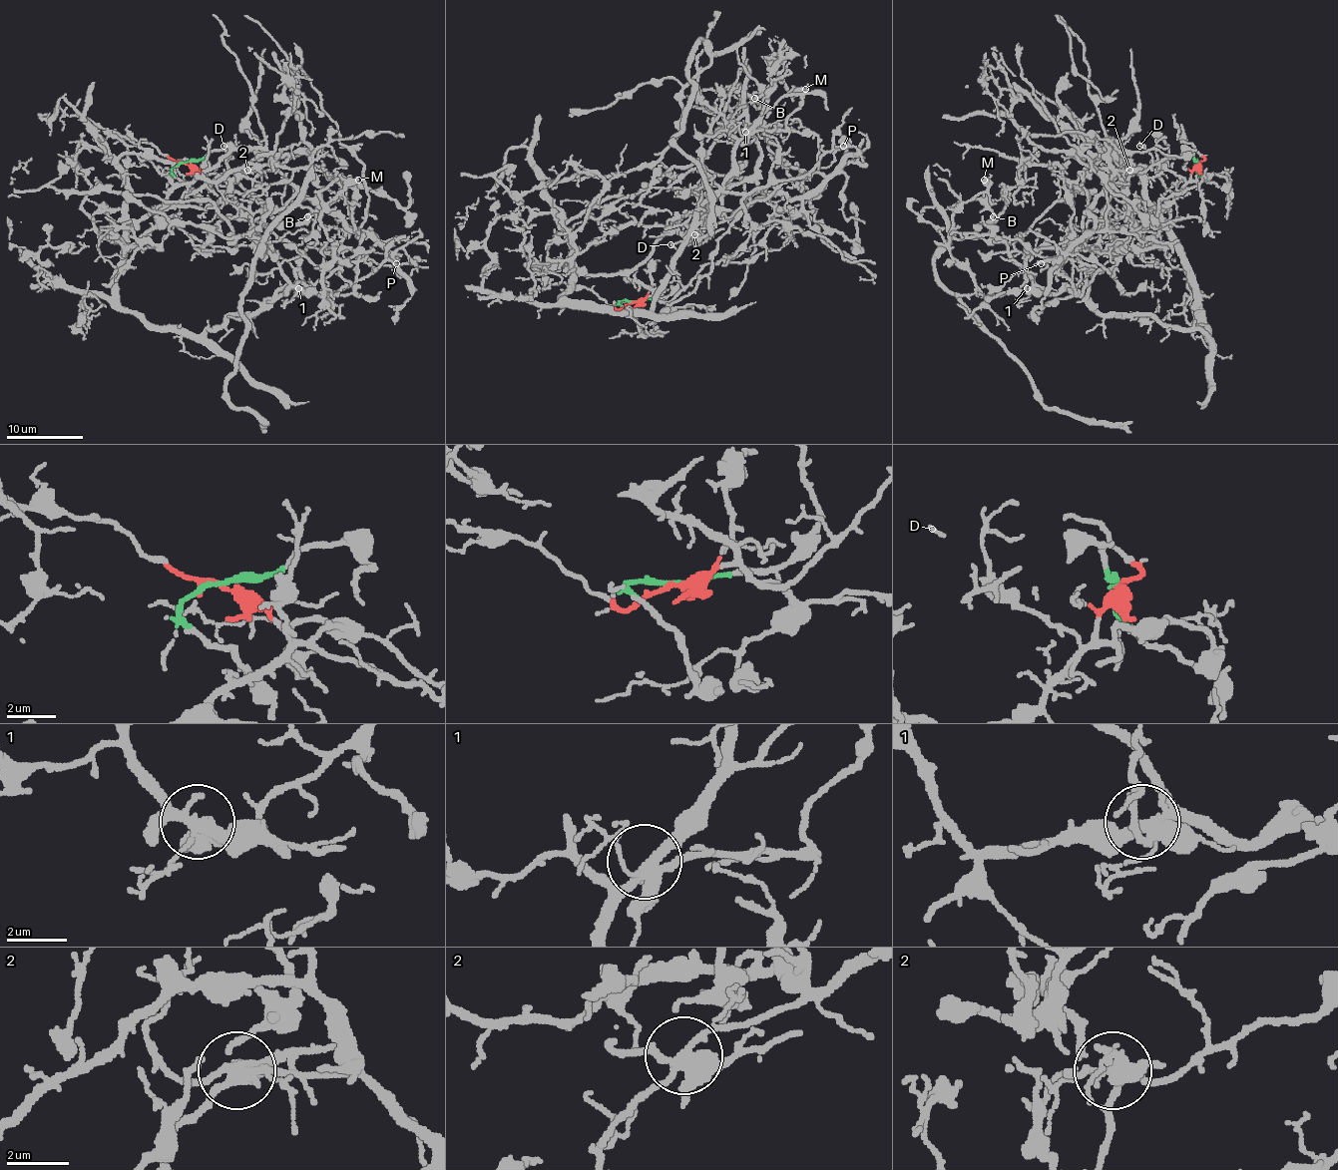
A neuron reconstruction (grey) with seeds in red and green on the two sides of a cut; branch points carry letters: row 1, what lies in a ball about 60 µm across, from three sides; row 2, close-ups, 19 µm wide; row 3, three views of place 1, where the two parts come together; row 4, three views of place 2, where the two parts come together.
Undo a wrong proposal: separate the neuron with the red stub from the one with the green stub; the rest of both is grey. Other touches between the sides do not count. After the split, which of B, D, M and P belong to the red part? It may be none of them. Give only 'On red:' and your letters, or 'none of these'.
On red: B, M

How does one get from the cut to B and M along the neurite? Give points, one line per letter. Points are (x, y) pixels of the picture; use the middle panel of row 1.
B: (632, 301), (653, 291), (622, 274), (565, 291), (651, 309), (732, 168), (698, 74), (736, 51), (754, 99)
M: (632, 301), (649, 288), (622, 274), (565, 291), (649, 311), (763, 110), (767, 59), (805, 89)

